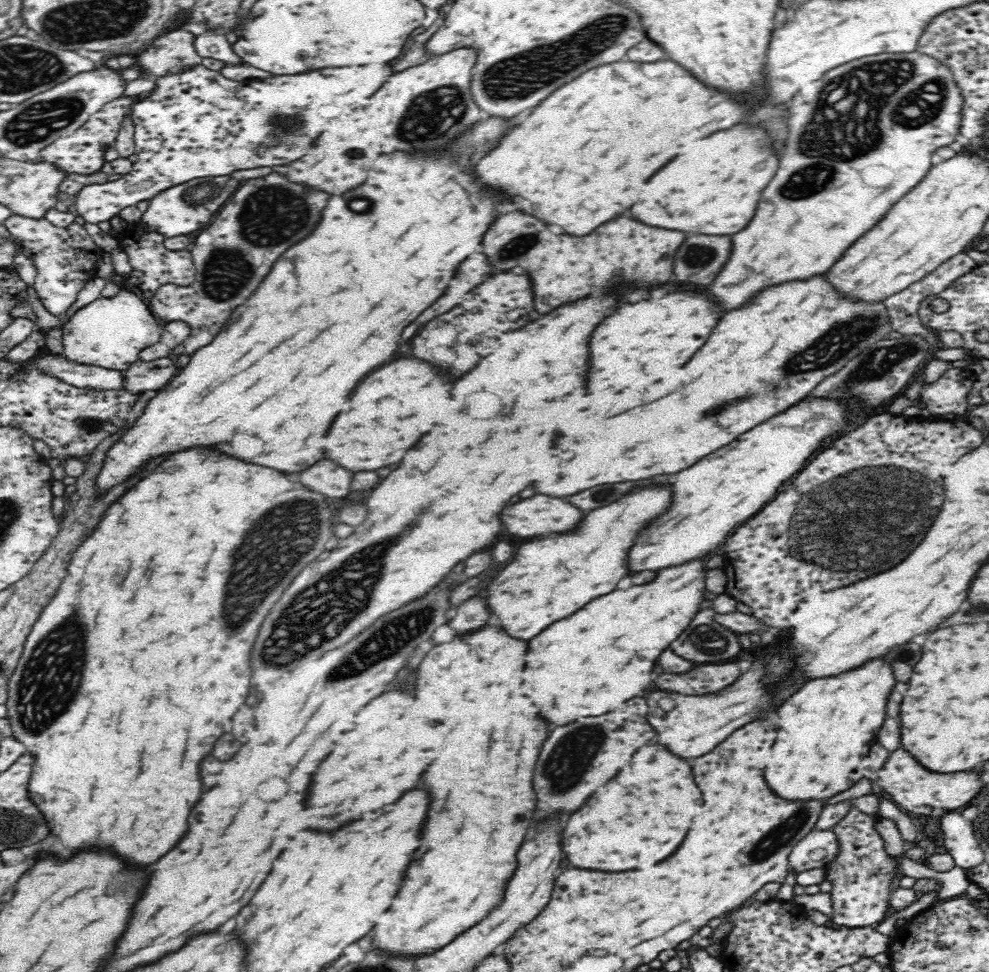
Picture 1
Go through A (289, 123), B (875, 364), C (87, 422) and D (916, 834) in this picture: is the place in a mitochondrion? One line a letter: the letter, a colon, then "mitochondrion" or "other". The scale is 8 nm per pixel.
A: mitochondrion
B: mitochondrion
C: mitochondrion
D: other

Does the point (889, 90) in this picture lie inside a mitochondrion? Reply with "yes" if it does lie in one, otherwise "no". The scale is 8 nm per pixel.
yes

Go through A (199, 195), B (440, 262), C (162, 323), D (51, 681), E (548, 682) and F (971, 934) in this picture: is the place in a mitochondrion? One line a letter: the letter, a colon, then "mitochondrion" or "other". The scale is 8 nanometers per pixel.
A: mitochondrion
B: other
C: other
D: mitochondrion
E: other
F: mitochondrion

